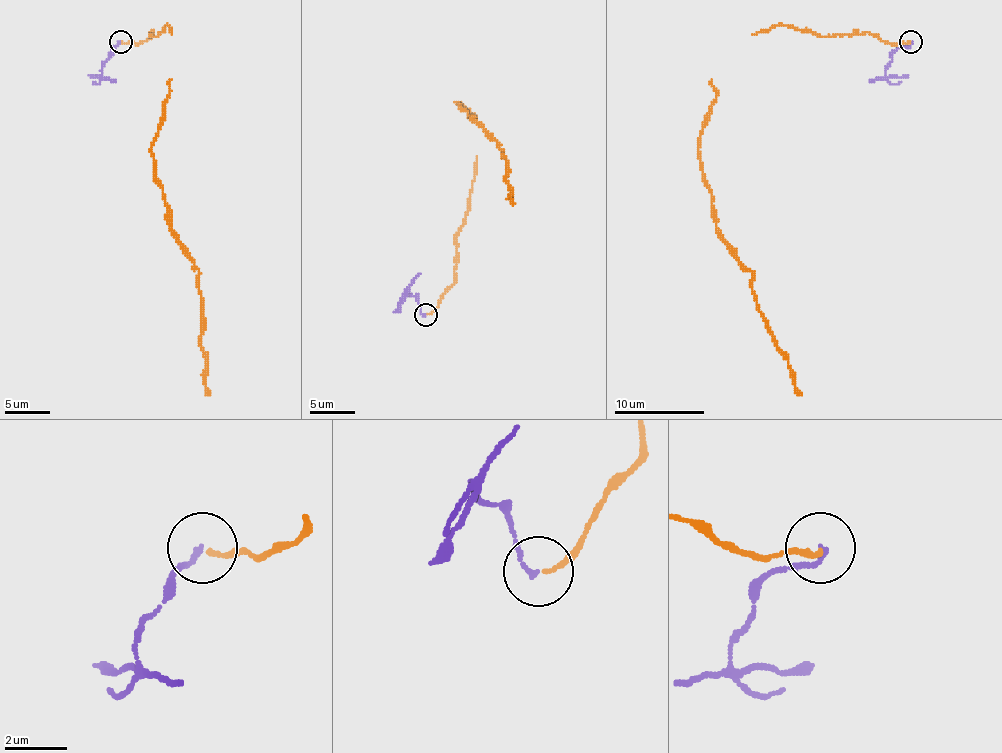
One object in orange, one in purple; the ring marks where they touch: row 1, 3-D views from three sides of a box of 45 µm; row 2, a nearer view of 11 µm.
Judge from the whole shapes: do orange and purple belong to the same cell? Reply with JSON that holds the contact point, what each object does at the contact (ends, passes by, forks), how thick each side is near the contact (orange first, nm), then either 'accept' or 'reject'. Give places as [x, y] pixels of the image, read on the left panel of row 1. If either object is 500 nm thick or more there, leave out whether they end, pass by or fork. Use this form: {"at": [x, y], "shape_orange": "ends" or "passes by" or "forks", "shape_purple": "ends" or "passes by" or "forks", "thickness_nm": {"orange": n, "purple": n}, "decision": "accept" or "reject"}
{"at": [120, 42], "shape_orange": "ends", "shape_purple": "ends", "thickness_nm": {"orange": 130, "purple": 160}, "decision": "reject"}

